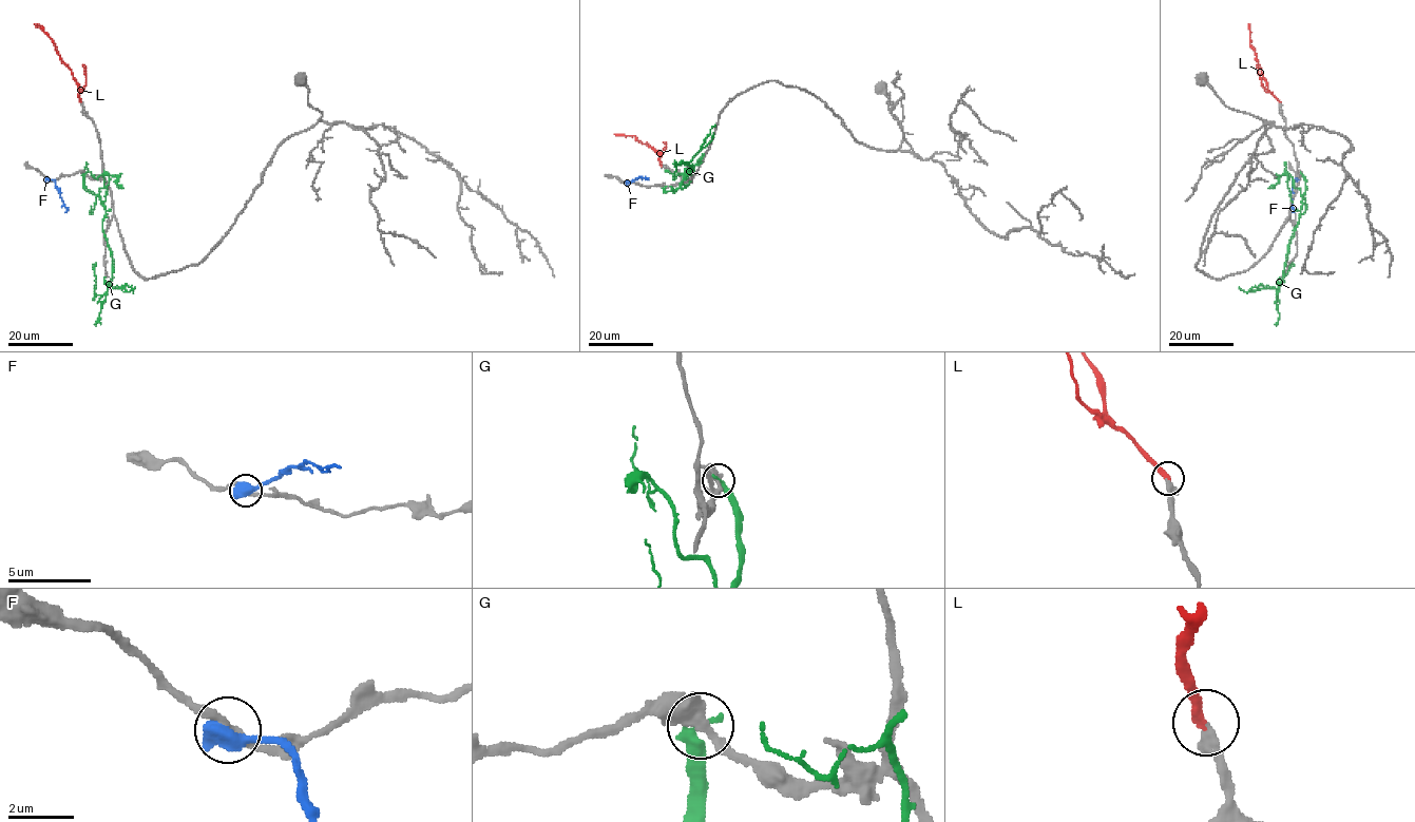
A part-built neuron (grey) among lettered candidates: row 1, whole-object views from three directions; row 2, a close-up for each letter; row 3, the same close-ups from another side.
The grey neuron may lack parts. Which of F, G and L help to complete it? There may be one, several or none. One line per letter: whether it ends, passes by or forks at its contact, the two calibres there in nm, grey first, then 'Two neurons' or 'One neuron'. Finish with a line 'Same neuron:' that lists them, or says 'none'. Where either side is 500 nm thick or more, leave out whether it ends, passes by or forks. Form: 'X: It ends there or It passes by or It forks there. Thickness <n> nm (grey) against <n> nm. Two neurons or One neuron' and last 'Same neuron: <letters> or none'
F: Thickness 200 nm (grey) against 650 nm. Two neurons
G: It ends there. Thickness 320 nm (grey) against 320 nm. Two neurons
L: It ends there. Thickness 300 nm (grey) against 320 nm. One neuron
Same neuron: L

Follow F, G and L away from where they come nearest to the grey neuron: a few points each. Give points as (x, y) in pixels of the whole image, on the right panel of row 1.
F: (1297, 178), (1291, 197), (1293, 212)
G: (1301, 173), (1305, 190), (1277, 295), (1277, 288), (1292, 262)
L: (1279, 101), (1268, 91), (1263, 78), (1250, 44), (1248, 23)

